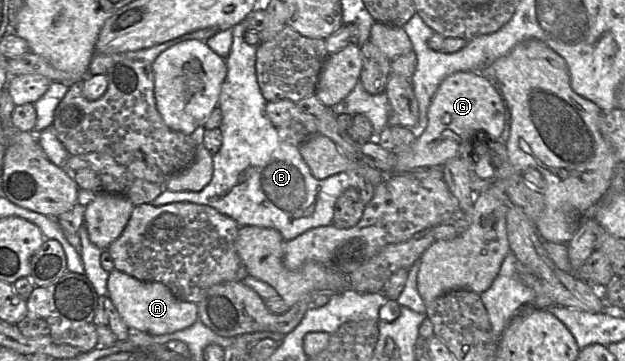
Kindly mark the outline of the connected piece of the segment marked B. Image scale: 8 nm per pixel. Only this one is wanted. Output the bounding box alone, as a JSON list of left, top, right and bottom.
[151,21,366,241]

